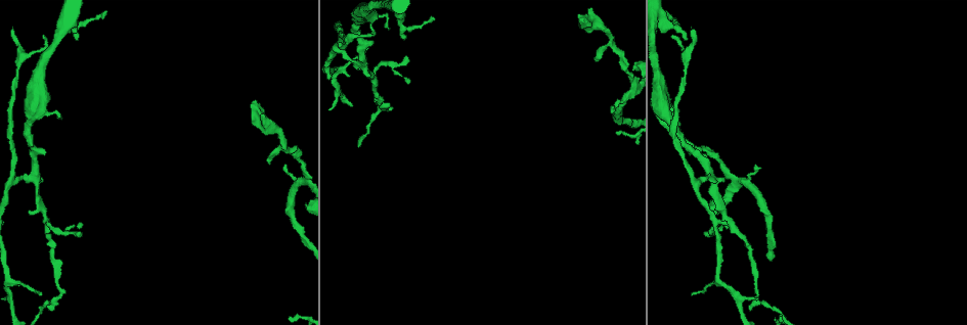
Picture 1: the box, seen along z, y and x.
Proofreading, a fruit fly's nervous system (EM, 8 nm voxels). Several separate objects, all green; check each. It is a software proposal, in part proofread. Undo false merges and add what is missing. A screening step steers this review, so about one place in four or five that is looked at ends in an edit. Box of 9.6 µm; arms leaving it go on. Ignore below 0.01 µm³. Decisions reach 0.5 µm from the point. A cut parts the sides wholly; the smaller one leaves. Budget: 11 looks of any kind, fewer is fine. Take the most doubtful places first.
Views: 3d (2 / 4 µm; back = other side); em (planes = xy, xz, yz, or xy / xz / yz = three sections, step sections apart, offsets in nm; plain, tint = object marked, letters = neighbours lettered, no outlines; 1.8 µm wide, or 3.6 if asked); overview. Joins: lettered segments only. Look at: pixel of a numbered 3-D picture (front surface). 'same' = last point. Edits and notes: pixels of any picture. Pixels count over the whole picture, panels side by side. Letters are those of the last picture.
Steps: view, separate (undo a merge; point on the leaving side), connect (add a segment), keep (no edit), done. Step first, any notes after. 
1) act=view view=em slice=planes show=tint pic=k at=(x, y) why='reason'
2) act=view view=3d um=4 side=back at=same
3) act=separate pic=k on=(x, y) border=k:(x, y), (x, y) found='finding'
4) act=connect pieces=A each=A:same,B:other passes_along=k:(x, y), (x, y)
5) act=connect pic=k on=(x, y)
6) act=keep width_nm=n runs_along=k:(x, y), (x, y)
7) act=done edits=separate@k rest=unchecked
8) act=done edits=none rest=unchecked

act=view view=3d um=4 side=back pic=1 at=(340, 46) why='branch stops here'

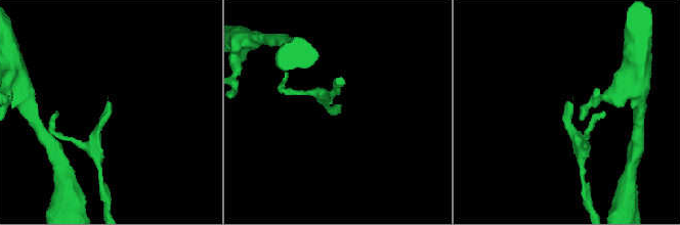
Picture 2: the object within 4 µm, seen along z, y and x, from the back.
act=view view=em slice=planes show=letters pic=2 at=(339, 113) why='need the tissue'

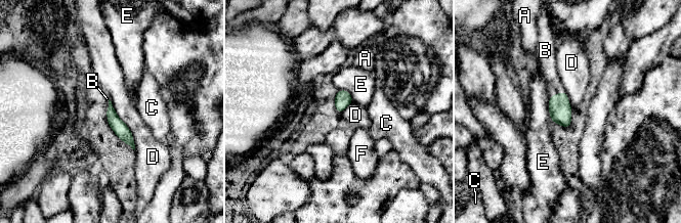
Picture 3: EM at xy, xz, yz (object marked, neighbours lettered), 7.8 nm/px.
act=connect pic=3 on=(547, 63) each=A:other,B:same,C:other,D:other,E:other,F:other passes_along=3:(560, 110), (557, 93), (547, 63) found='it goes on there'

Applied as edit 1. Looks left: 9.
act=view view=overview

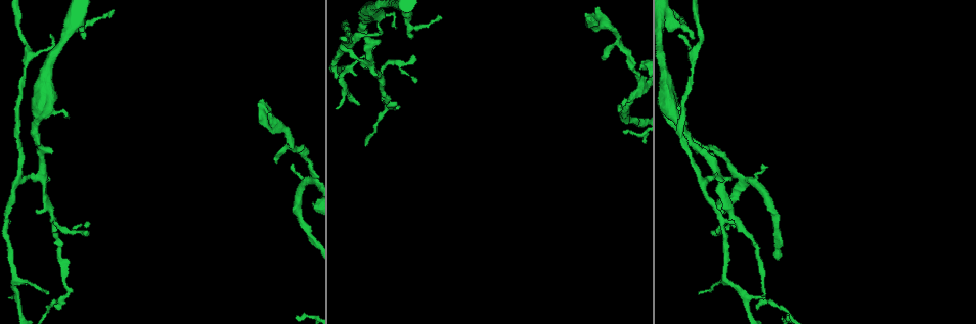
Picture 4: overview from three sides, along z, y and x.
act=view view=em slice=planes show=letters pic=4 at=(702, 146)

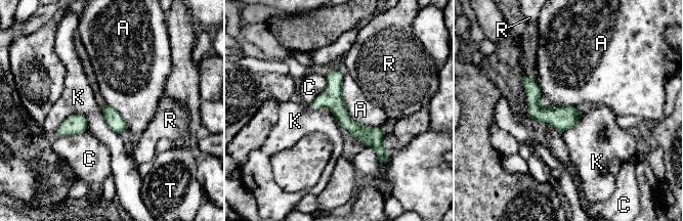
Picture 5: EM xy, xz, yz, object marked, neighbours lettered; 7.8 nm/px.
act=keep each=A:other,C:other,K:other,R:other,T:other border=5:(343, 76), (348, 116), (380, 128) found='continuous, no second neuron'

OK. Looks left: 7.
act=view view=3d um=2 side=back pic=4 at=(395, 28) why='free end'

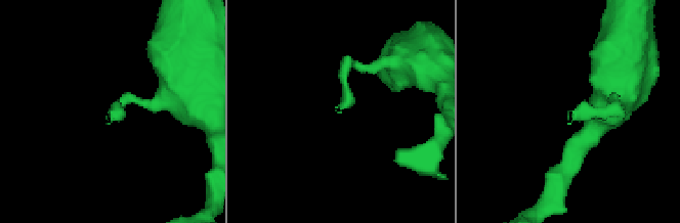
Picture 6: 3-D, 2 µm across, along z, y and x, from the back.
act=view view=em slice=xz step=16 show=letters pic=6 at=(570, 124) why='need the tissue'

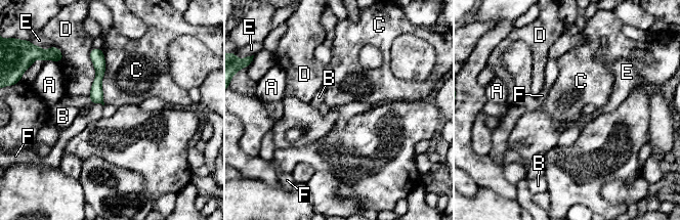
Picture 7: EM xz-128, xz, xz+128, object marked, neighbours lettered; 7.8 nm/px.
act=keep each=A:other,B:other,C:other,D:other,E:other,F:other border=7:(101, 49), (104, 103) found='none of them fits'

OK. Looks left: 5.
act=view view=em slice=planes show=plain pic=4 at=(716, 176) why='abrupt turn'

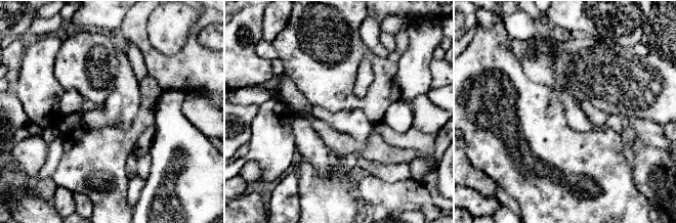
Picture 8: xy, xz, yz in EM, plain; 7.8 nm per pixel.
act=view view=em slice=planes show=tint at=same

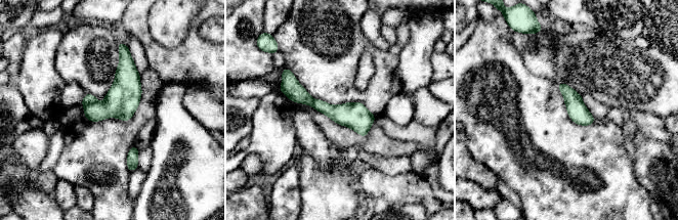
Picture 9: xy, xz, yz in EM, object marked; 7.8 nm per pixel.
act=view view=em slice=planes show=letters at=same why='what lies round it'

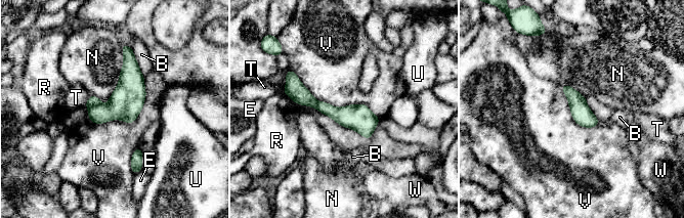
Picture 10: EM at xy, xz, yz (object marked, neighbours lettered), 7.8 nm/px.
act=separate pic=10 on=(92, 99) each=B:other,E:other,N:other,R:other,T:other,U:other,V:other,W:other border=10:(100, 102), (93, 103), (89, 107) found='two neurons meet here'

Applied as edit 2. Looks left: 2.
act=done edits=connect@3,separate@10 rest=unchecked

